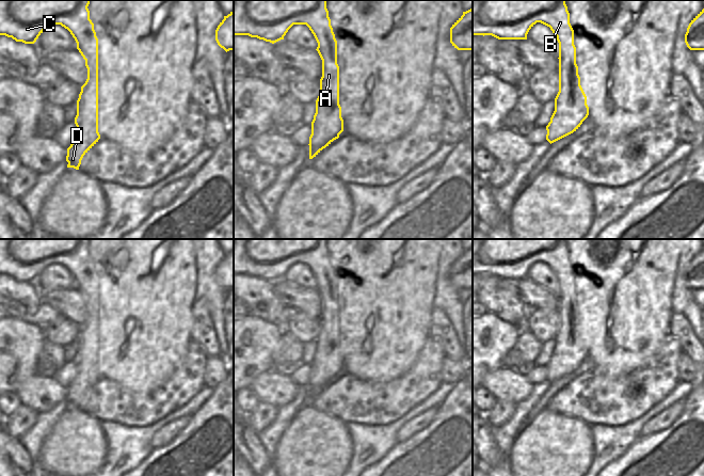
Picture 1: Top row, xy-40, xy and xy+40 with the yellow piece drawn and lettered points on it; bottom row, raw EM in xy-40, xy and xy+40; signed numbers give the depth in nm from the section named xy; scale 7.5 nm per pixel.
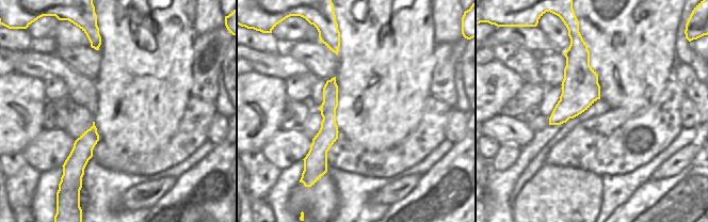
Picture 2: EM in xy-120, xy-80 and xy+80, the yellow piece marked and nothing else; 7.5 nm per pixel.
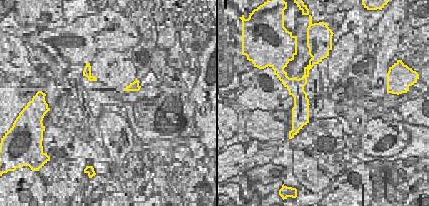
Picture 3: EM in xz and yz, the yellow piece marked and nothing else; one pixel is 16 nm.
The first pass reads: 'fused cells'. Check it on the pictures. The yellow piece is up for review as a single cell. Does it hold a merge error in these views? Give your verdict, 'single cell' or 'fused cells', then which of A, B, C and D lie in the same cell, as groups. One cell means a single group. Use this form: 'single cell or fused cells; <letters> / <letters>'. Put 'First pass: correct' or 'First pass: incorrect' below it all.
single cell; A B C D
First pass: incorrect

